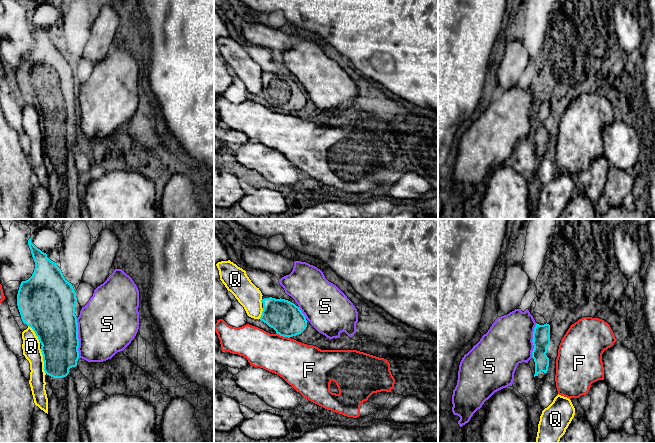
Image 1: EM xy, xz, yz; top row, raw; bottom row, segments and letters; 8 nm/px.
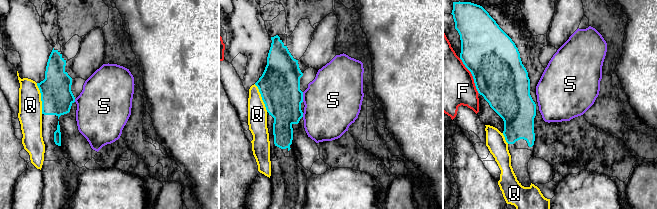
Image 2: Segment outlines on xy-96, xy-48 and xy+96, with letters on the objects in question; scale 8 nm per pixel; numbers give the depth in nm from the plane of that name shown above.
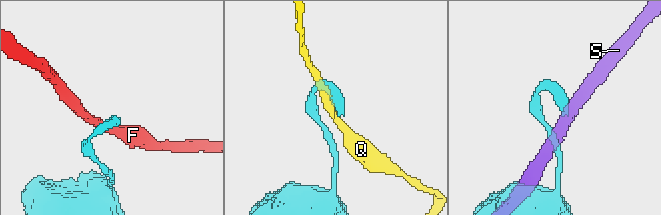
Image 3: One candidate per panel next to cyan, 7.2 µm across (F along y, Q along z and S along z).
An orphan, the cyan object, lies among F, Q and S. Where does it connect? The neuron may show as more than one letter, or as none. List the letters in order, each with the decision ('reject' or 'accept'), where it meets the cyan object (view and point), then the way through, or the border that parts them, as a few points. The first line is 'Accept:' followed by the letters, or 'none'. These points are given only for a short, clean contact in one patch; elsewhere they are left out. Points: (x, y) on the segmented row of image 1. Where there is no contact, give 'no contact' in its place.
Accept: none
F: reject | xz (283, 336)
Q: reject | xy (43, 360)
S: reject | xy (77, 338) | along xy (76, 318), (79, 357)

